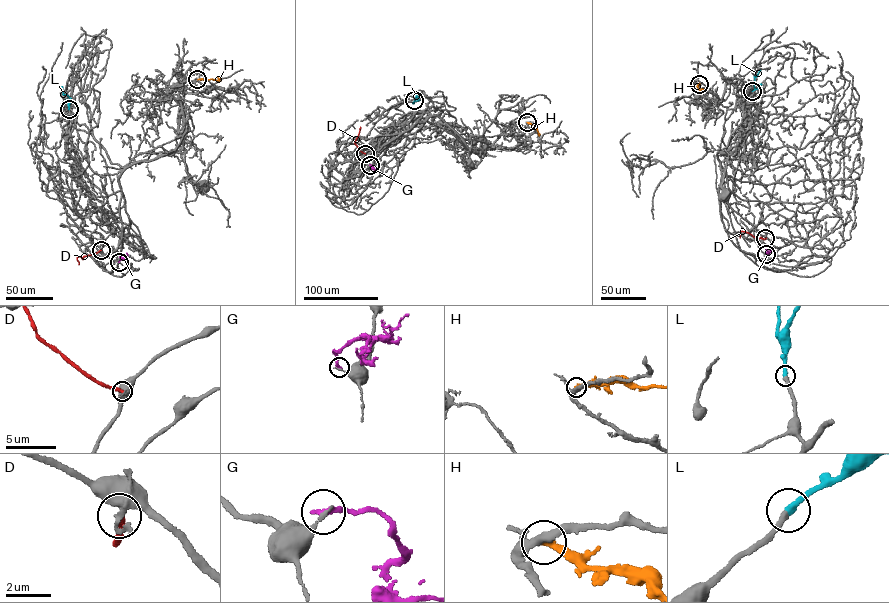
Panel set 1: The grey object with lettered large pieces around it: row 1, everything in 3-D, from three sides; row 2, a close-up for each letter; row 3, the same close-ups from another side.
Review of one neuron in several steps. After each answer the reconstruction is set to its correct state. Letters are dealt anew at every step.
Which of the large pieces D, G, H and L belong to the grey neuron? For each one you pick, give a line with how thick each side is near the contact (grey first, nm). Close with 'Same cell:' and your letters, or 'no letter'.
L: Thickness 300 nm (grey) against 320 nm
Same cell: L

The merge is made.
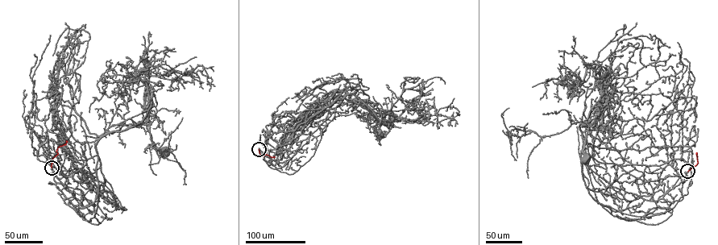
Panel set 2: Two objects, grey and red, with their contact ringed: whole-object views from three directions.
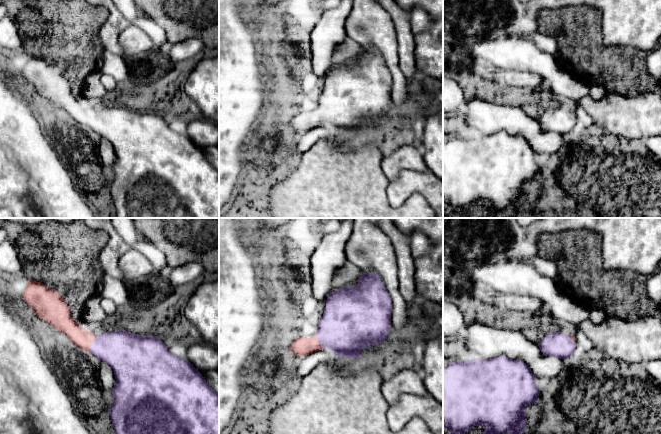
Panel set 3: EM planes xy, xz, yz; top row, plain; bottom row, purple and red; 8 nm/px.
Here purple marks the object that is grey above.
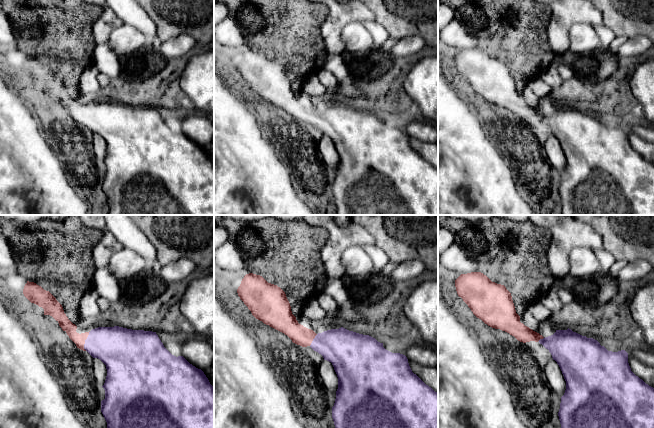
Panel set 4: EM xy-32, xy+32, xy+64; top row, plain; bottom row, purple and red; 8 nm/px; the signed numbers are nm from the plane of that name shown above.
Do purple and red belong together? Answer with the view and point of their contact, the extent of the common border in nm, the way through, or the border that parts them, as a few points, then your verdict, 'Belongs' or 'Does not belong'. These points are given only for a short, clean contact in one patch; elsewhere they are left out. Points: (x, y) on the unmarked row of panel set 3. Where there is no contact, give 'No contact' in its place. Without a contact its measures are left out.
Touches purple at xy (92, 119). Shared border 150 nm. Path across: xy (122, 126), (92, 119), (79, 112). Belongs

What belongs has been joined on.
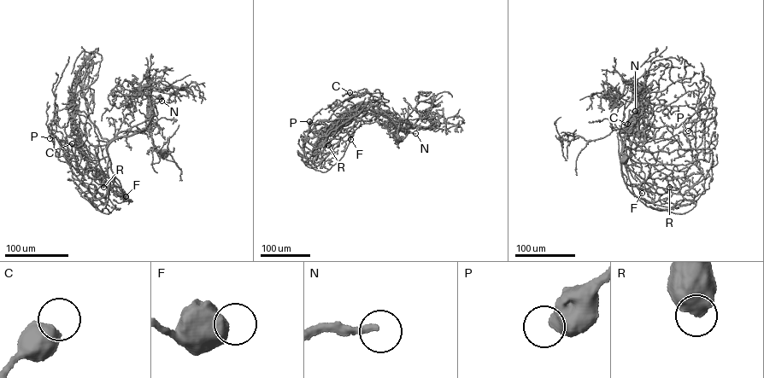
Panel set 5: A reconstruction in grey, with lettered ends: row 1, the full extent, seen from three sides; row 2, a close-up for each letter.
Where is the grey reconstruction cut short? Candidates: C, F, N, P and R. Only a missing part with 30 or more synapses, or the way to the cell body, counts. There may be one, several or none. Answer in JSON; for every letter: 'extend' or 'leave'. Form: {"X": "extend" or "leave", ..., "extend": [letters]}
{"C": "leave", "F": "leave", "N": "leave", "P": "leave", "R": "leave", "extend": []}

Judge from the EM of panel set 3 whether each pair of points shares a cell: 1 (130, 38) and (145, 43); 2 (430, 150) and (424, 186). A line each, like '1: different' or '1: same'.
1: same
2: different

